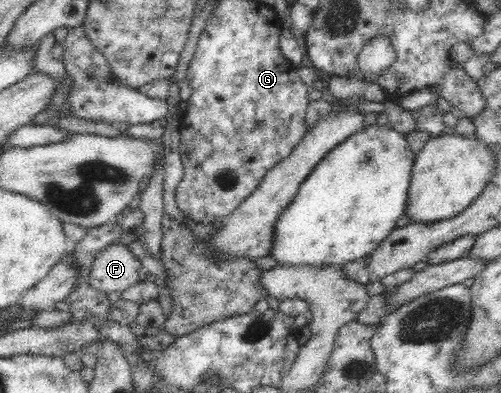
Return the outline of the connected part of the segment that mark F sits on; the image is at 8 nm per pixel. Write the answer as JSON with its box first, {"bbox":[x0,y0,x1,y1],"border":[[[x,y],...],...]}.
{"bbox":[87,244,139,294],"border":[[[112,244],[93,259],[87,282],[91,288],[106,294],[121,293],[138,282],[139,267],[127,244]]]}

